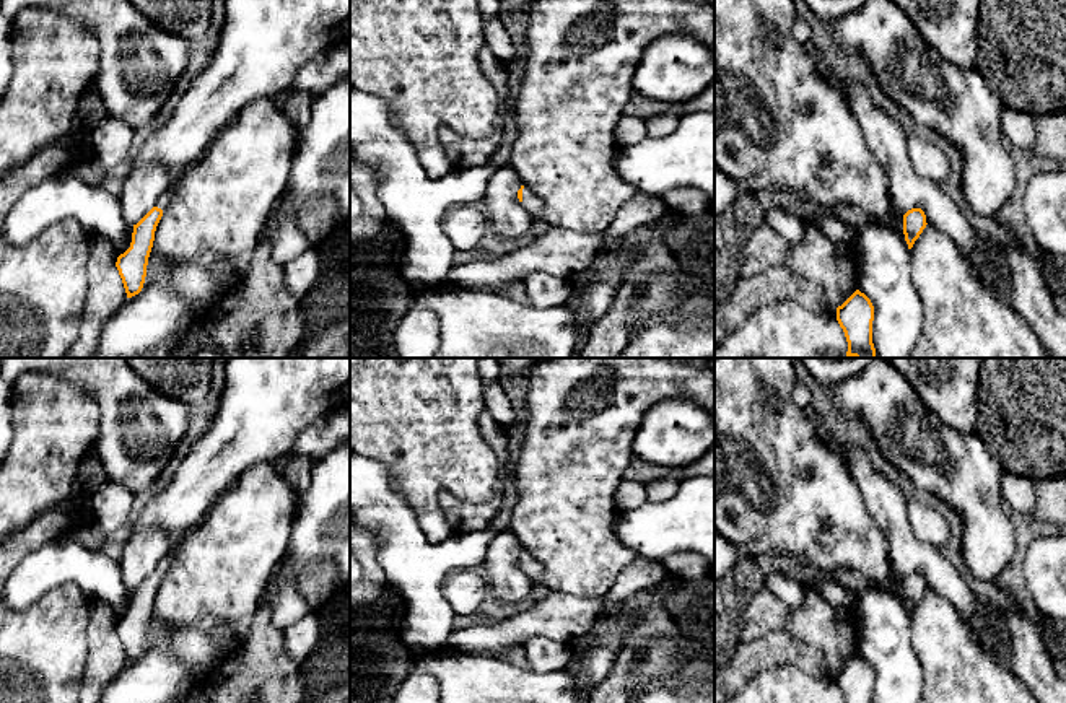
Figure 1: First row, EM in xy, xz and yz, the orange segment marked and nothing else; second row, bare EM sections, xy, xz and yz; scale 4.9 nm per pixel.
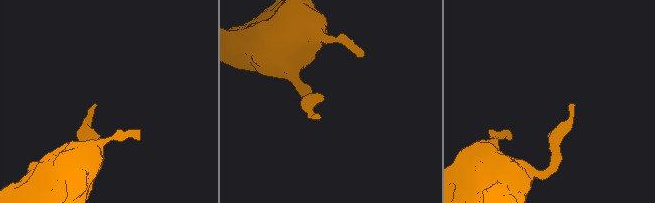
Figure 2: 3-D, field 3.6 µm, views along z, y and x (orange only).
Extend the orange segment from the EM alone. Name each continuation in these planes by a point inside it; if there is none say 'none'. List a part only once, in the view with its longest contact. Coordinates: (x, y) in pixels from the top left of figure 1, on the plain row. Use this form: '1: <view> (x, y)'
1: xz (531, 567)

